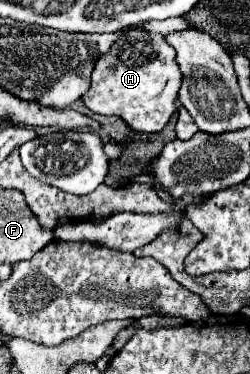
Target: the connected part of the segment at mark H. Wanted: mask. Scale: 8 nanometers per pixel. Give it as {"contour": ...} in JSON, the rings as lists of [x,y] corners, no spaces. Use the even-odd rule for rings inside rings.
{"contour":[[[132,29],[128,37],[116,39],[116,43],[100,55],[92,71],[92,85],[82,95],[82,103],[98,115],[116,115],[132,131],[160,133],[168,119],[176,113],[178,89],[182,85],[182,73],[176,63],[176,51],[166,43],[164,35],[148,35],[140,29]]]}

